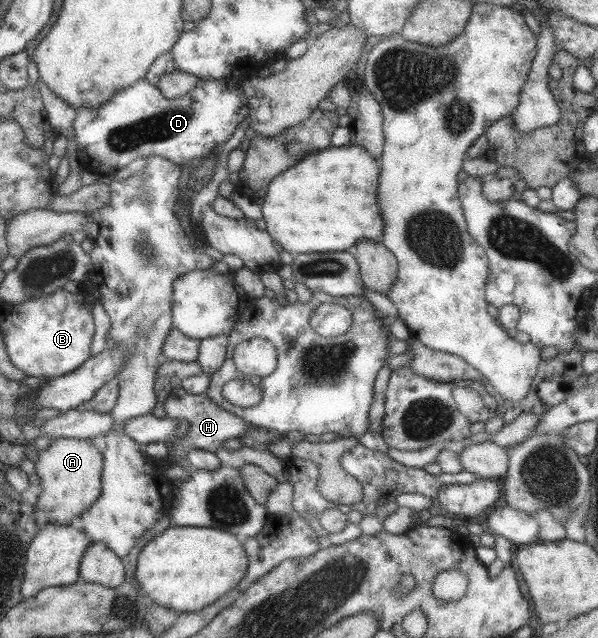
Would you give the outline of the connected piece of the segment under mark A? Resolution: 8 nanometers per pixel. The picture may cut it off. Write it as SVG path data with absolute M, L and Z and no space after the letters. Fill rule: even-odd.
M74 438L56 439L50 442L48 448L37 453L35 474L38 476L41 493L37 496L34 511L42 510L47 514L46 524L68 525L72 518L80 516L98 498L101 490L101 473L103 470L102 453L92 445L91 440Z

